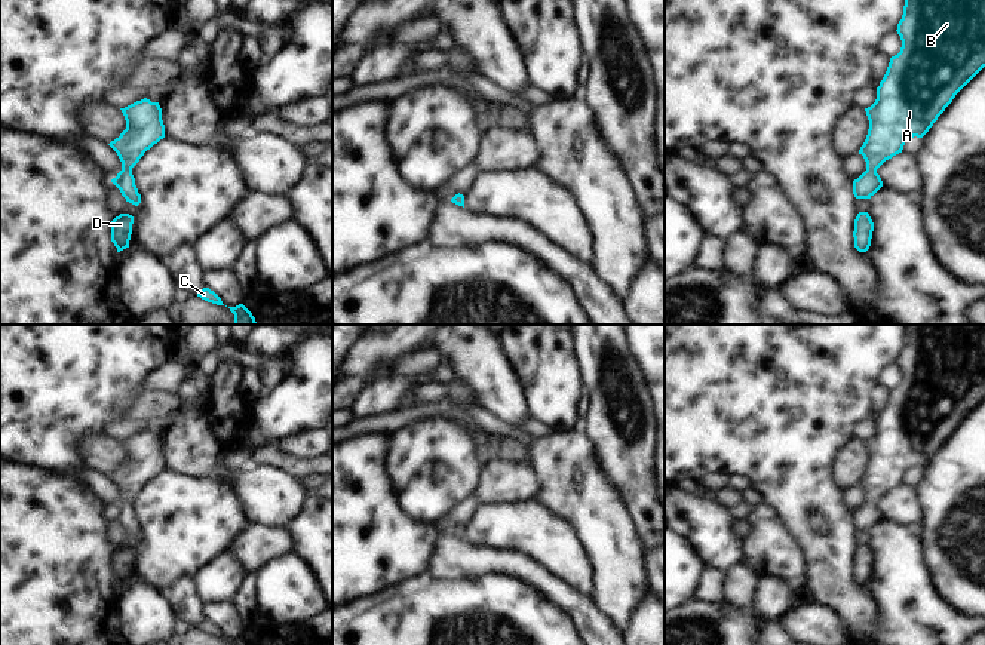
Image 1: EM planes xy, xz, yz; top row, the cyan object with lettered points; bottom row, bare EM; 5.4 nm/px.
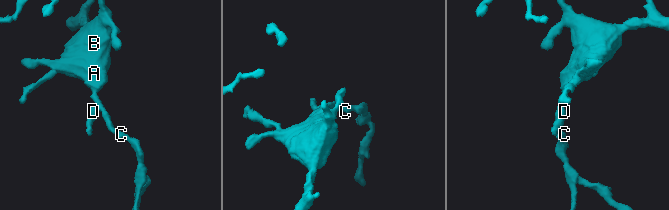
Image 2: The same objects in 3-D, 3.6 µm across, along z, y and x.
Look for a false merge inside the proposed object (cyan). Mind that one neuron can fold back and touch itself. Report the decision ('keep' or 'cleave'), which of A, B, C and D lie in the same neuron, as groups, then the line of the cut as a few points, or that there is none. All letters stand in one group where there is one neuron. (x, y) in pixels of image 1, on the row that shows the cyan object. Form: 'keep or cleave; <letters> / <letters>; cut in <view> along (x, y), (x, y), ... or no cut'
keep; A B C D; no cut

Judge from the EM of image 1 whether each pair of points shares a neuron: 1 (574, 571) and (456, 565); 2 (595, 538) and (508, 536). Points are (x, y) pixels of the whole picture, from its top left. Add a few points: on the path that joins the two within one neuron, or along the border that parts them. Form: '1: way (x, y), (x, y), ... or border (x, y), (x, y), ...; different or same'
1: border (518, 550), (542, 564), (576, 590); different
2: border (554, 513), (562, 518), (573, 530), (594, 570); different

